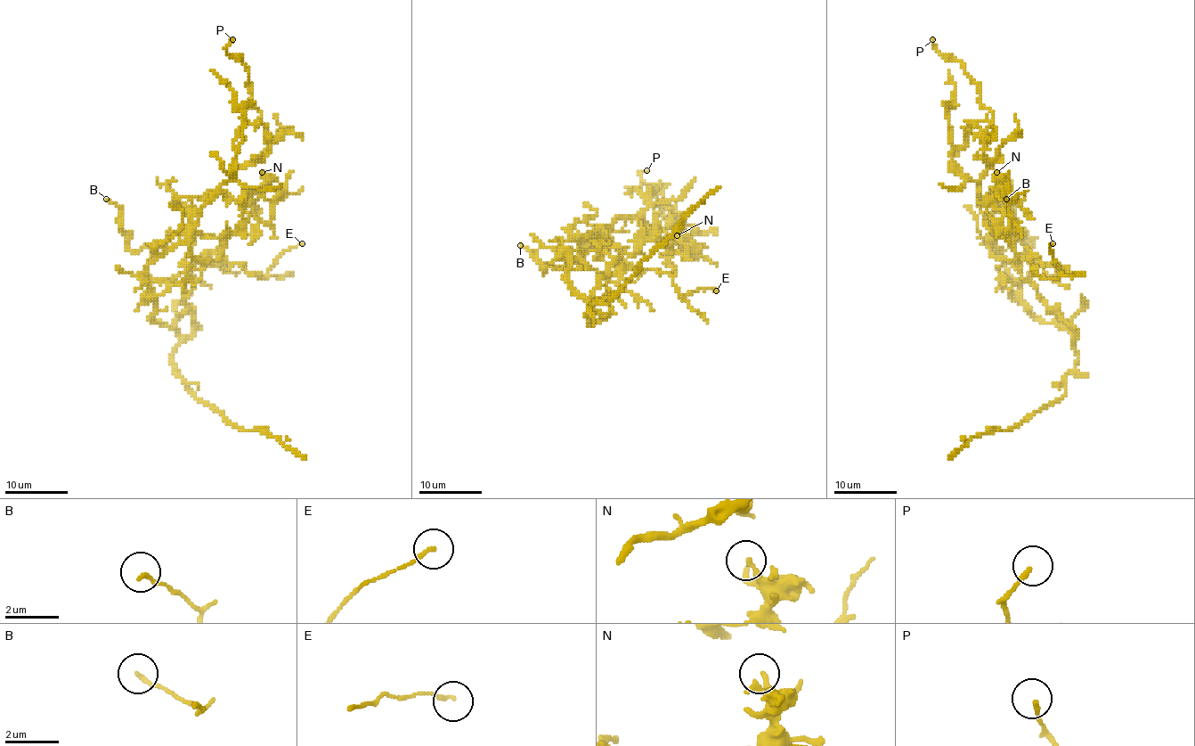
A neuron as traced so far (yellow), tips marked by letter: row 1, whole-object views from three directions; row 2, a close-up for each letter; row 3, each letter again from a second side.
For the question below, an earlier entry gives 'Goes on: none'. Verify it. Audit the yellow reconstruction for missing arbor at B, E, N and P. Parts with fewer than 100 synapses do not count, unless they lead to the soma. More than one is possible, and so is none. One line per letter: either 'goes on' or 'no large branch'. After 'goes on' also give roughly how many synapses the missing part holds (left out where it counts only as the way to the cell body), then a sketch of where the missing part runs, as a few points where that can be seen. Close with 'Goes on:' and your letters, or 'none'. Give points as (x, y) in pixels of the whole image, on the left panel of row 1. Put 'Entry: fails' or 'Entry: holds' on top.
Entry: holds
B: no large branch
E: no large branch
N: no large branch
P: no large branch
Goes on: none

